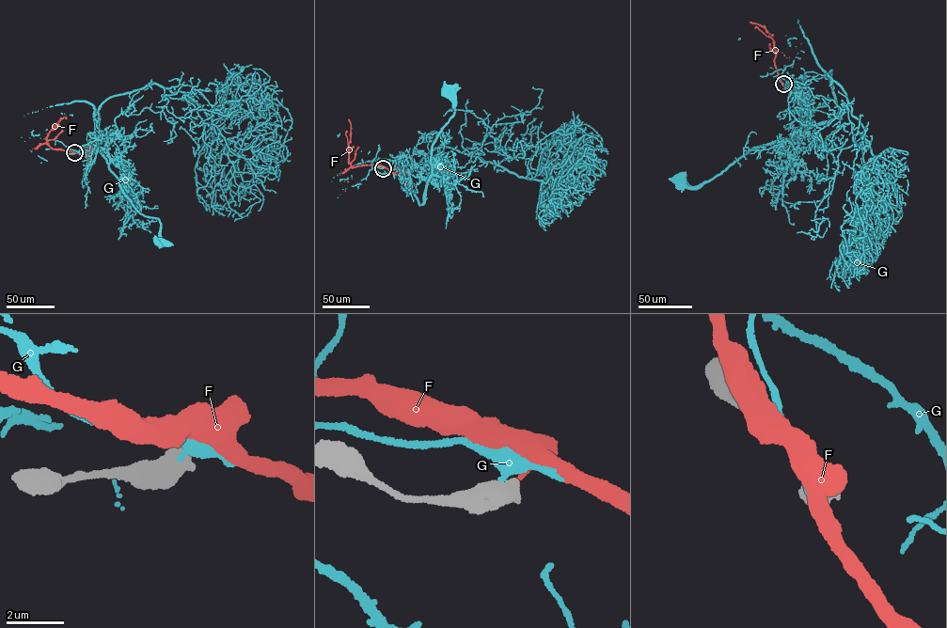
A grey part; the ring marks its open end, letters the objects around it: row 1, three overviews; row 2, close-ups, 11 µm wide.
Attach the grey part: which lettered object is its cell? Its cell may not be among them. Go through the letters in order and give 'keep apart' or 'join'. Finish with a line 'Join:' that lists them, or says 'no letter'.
F: keep apart
G: keep apart
Join: no letter

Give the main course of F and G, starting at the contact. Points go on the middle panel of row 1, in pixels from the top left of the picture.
F: (383, 167), (374, 164), (351, 166), (348, 118)
G: (383, 167), (387, 173), (393, 162), (404, 155), (420, 167), (428, 181), (433, 144), (455, 109), (447, 90)

